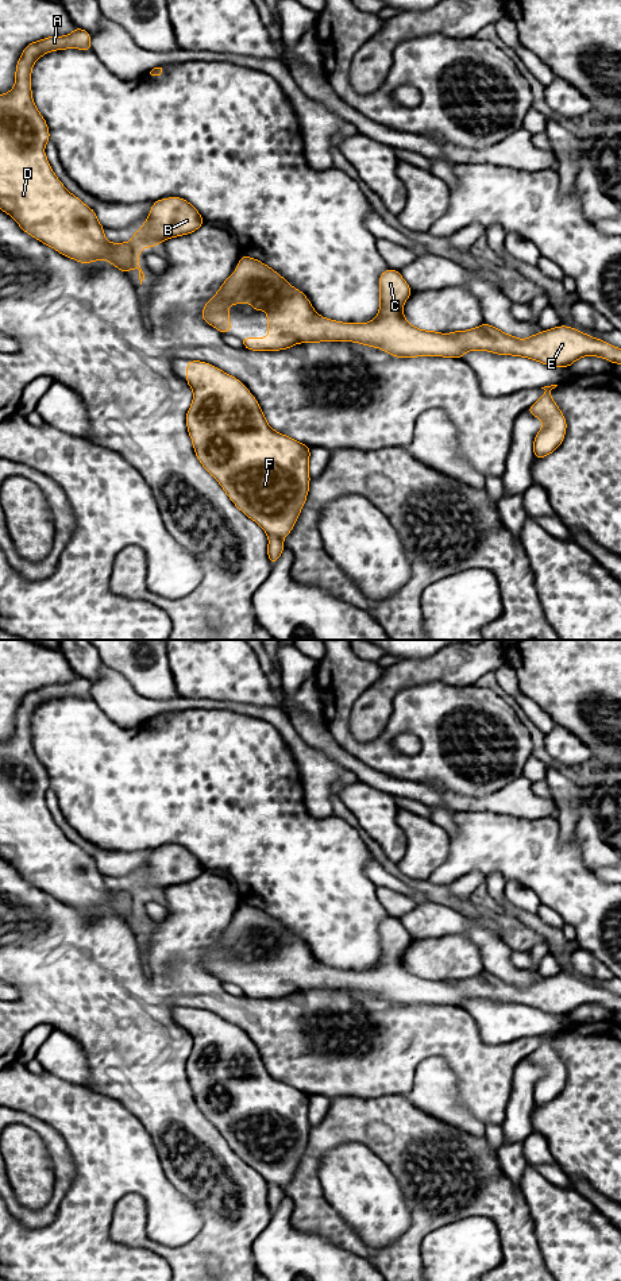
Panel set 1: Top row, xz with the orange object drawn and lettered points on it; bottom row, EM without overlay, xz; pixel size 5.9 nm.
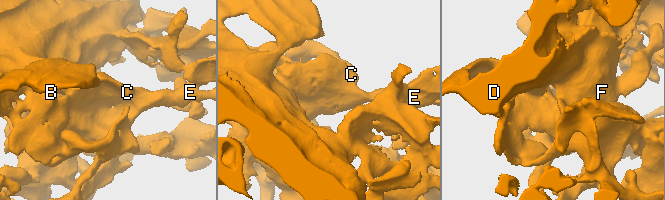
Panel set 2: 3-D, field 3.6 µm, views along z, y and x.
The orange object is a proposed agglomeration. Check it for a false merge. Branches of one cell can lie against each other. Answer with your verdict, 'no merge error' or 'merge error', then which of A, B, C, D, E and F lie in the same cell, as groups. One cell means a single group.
no merge error; A B C D E F

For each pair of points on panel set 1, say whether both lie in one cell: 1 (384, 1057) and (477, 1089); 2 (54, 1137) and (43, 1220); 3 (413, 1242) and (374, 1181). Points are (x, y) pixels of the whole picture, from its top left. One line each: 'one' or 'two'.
1: one
2: one
3: two

